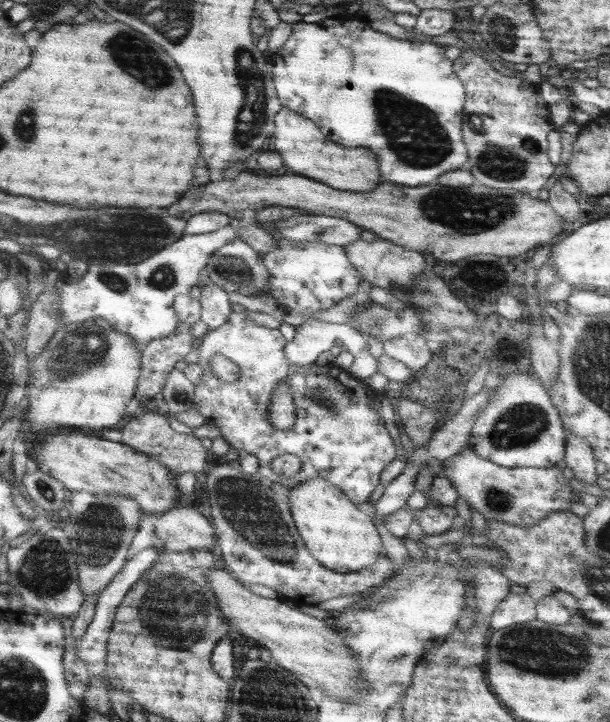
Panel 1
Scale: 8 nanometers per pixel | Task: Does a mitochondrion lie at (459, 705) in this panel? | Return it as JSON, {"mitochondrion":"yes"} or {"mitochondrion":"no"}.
{"mitochondrion":"no"}

